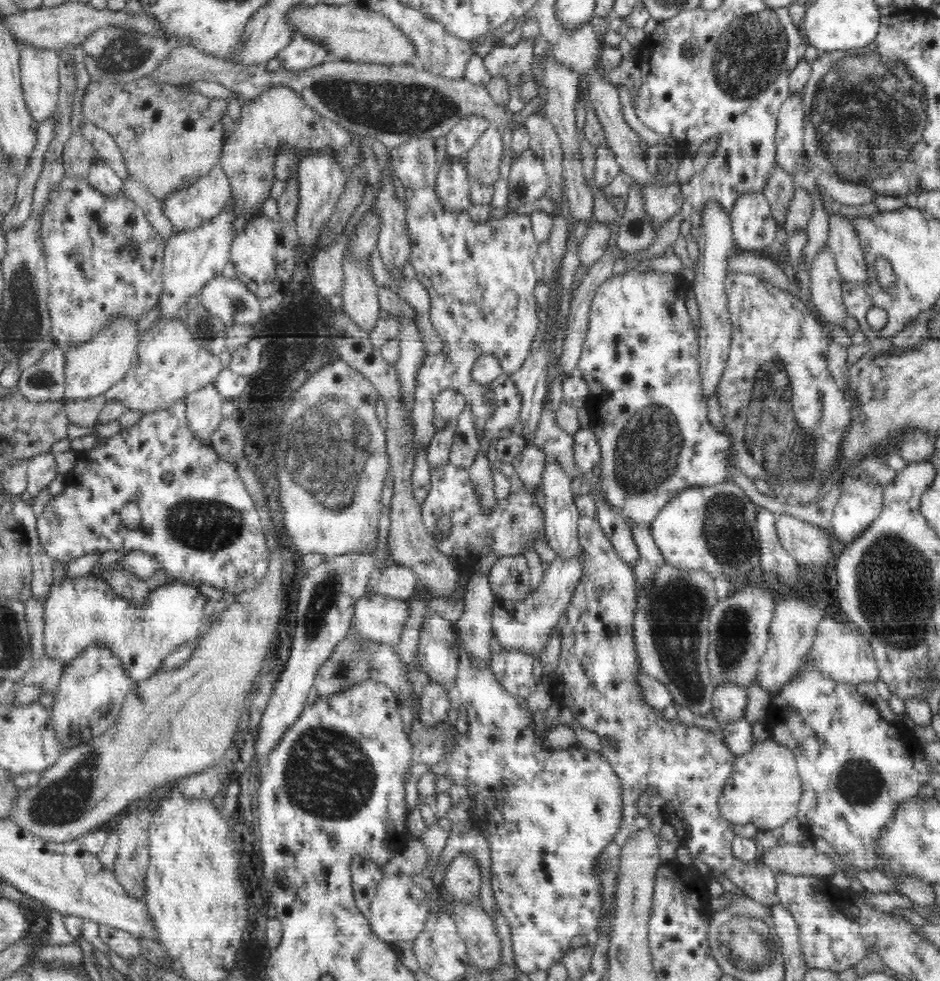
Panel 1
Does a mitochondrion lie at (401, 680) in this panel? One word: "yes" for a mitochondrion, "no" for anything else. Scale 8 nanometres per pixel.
no

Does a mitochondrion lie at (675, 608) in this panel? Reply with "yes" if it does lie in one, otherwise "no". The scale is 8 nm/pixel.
yes

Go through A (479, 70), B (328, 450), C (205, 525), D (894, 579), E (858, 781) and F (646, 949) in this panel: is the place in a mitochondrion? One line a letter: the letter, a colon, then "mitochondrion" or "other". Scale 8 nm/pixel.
A: other
B: mitochondrion
C: mitochondrion
D: mitochondrion
E: mitochondrion
F: other

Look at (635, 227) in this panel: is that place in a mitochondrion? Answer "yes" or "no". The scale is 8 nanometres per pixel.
no

